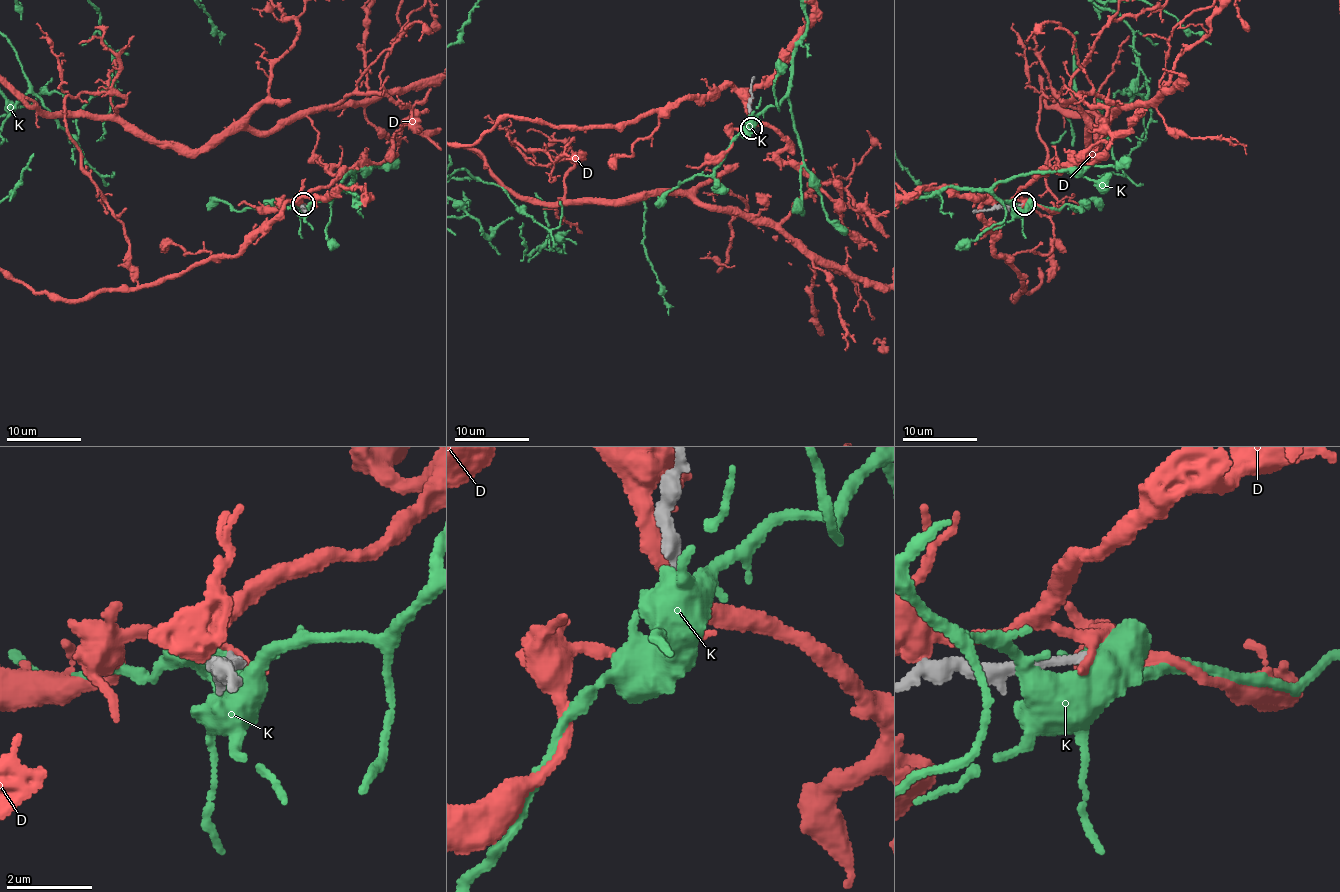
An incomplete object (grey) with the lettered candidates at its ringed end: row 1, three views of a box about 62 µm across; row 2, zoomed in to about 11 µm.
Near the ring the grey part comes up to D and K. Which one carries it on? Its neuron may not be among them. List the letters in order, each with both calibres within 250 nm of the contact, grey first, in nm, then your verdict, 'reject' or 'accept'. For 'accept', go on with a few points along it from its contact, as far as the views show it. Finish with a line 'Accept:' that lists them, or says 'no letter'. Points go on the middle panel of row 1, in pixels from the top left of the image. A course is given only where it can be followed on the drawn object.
D: 200/240 nm | reject
K: 200/460 nm | reject
Accept: no letter

